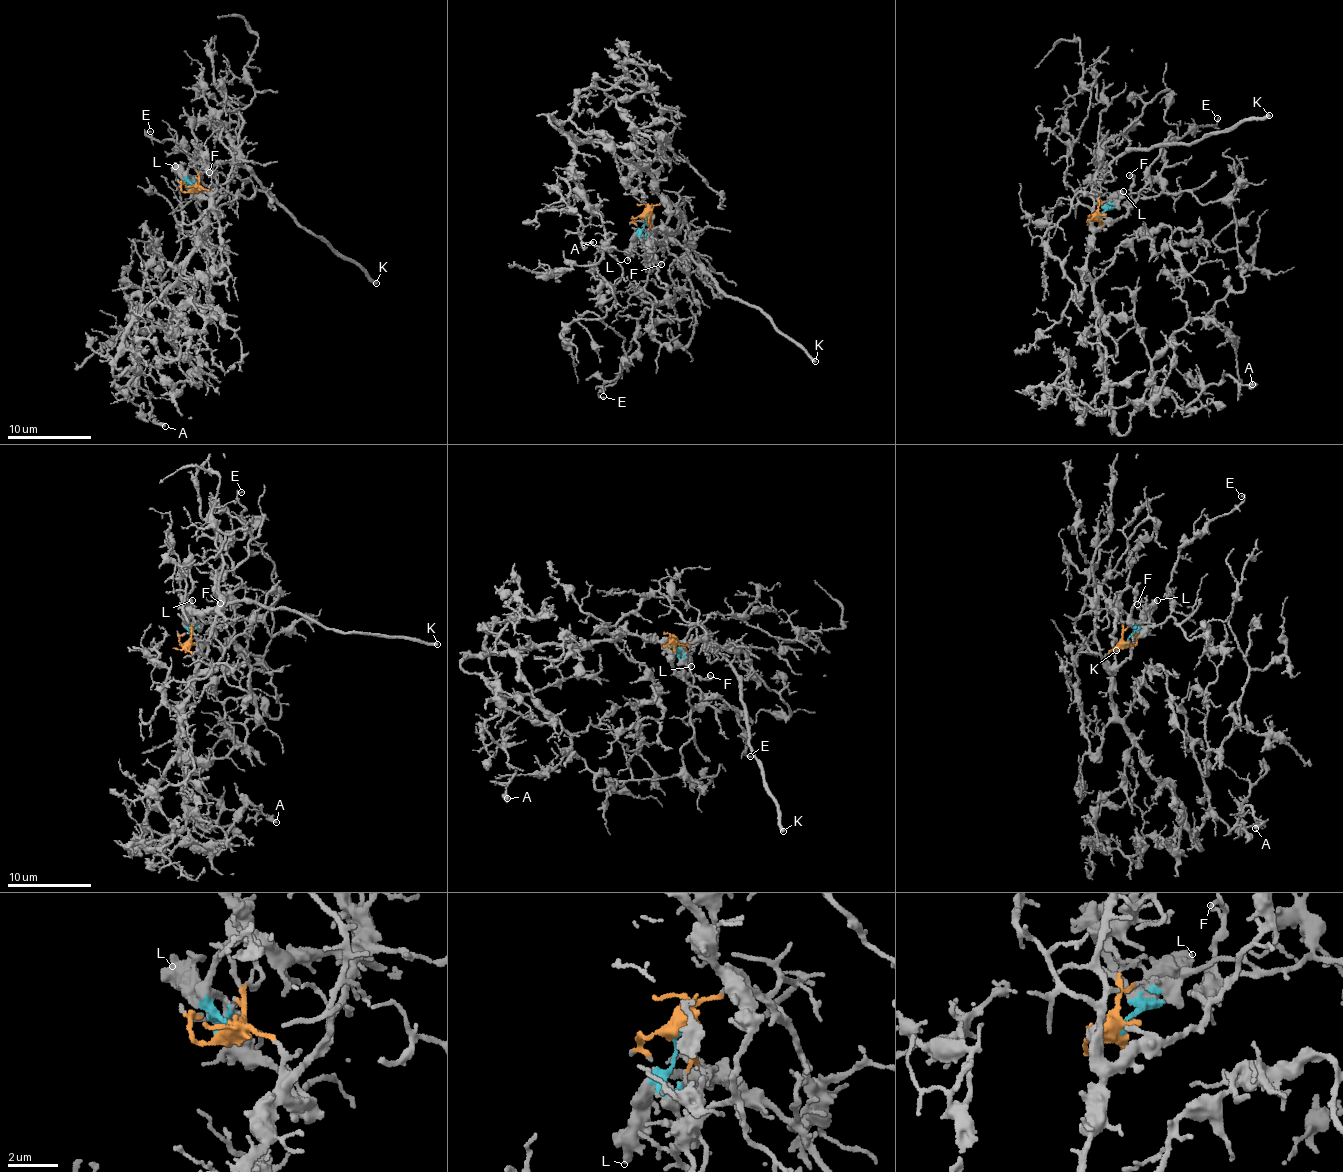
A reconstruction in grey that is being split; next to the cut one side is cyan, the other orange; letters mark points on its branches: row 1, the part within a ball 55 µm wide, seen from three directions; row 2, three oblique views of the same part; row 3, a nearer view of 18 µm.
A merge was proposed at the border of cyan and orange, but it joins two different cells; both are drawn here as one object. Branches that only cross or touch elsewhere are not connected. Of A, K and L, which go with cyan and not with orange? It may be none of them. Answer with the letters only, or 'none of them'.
K, L

